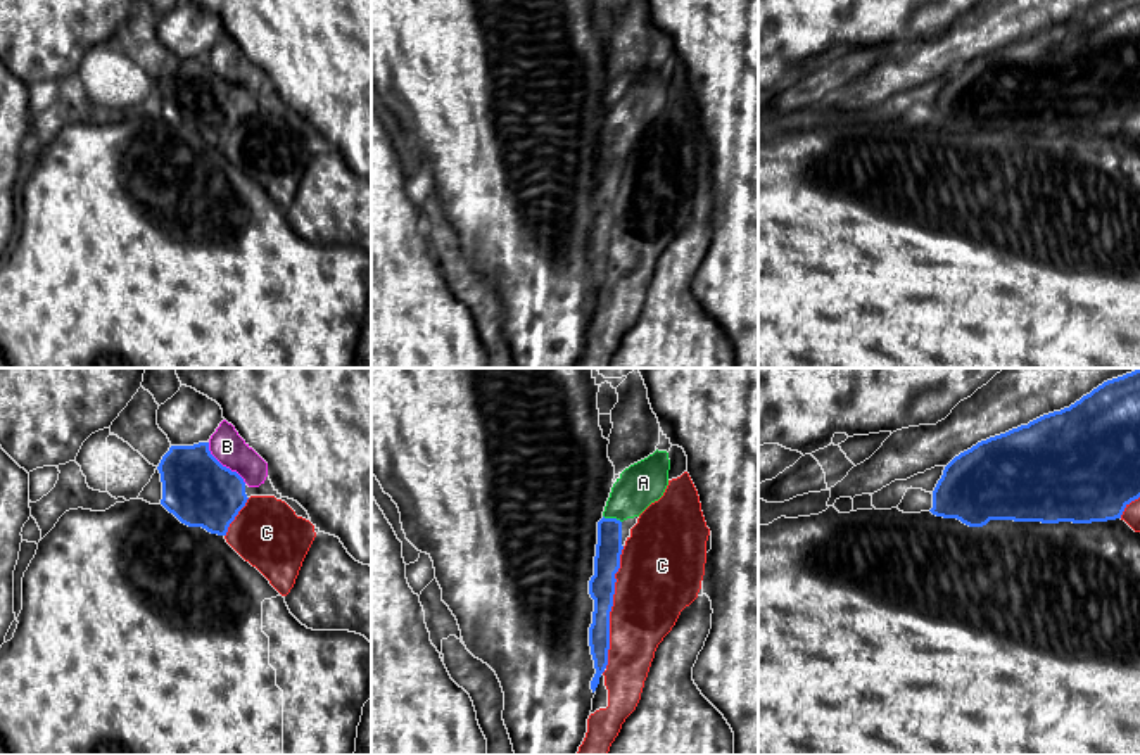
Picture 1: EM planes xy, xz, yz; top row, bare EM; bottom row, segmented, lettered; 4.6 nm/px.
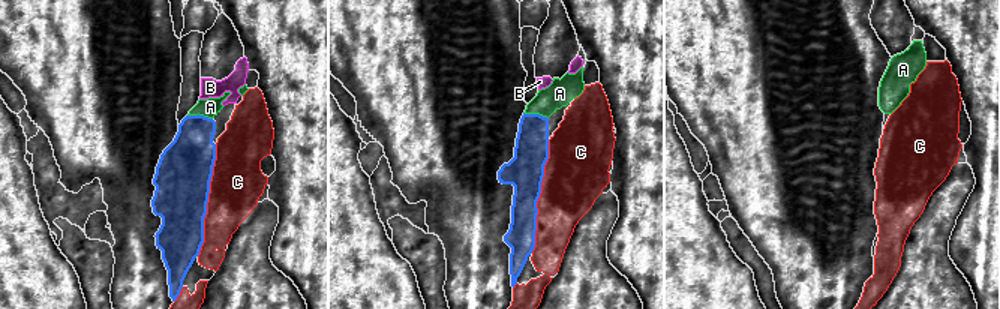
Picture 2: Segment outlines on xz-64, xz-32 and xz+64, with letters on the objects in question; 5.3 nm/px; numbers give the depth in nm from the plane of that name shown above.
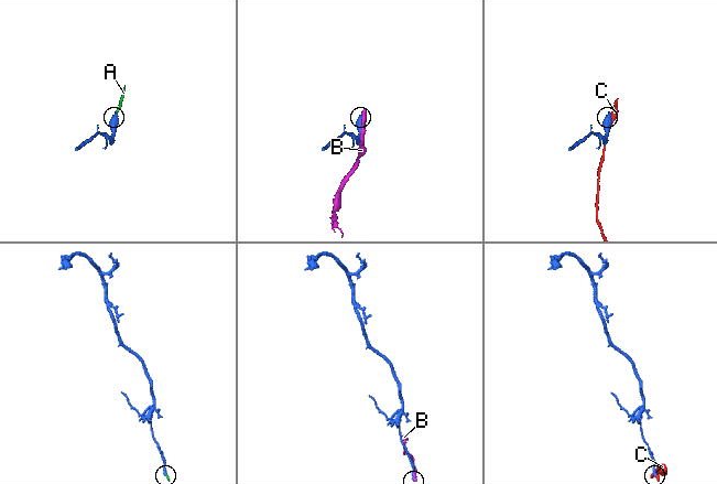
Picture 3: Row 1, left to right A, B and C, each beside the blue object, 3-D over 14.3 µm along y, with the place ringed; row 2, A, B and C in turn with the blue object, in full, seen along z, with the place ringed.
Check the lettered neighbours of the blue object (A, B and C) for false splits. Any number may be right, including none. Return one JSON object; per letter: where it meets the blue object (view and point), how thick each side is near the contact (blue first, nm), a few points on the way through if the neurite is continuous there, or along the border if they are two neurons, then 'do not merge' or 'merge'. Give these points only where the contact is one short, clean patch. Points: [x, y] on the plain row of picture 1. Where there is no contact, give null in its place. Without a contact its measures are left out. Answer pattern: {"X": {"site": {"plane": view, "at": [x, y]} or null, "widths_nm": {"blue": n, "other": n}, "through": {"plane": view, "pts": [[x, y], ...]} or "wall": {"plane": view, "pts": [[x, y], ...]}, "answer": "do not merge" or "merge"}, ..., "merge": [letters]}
{"A": {"site": {"plane": "xz", "at": [612, 132]}, "widths_nm": {"blue": 130, "other": 200}, "through": {"plane": "xz", "pts": [[607, 175], [612, 132], [643, 95]]}, "answer": "merge"}, "B": {"site": {"plane": "xy", "at": [221, 78]}, "widths_nm": {"blue": 320, "other": 160}, "answer": "do not merge"}, "C": {"site": {"plane": "xz", "at": [612, 218]}, "widths_nm": {"blue": 130, "other": 360}, "answer": "do not merge"}, "merge": ["A"]}

